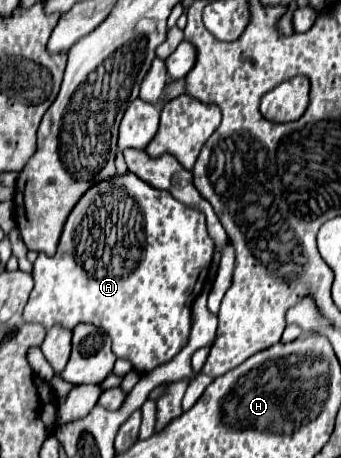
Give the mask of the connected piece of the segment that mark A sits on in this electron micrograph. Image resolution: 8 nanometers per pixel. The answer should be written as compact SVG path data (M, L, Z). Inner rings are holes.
M127 173L123 177L117 175L115 179L109 179L109 181L93 185L83 195L83 199L75 205L75 209L71 211L71 215L69 215L69 219L67 219L67 223L63 227L63 235L61 235L57 253L53 257L47 257L45 253L39 253L37 261L33 263L35 289L31 291L31 297L29 297L29 303L25 307L23 317L29 323L41 323L45 329L51 329L53 325L63 325L67 329L73 329L77 323L91 323L95 327L103 327L109 333L111 341L113 341L113 353L117 357L129 359L133 363L133 369L139 371L141 375L145 375L149 371L153 371L155 367L171 361L187 345L189 333L191 333L191 305L193 305L195 297L201 293L201 289L203 289L203 285L207 281L207 273L209 273L209 265L211 265L211 259L213 259L213 251L215 251L215 245L213 245L213 239L207 233L205 215L197 207L185 205L185 203L177 201L171 193L155 189L155 187L139 181L139 177L133 175L133 173Z

